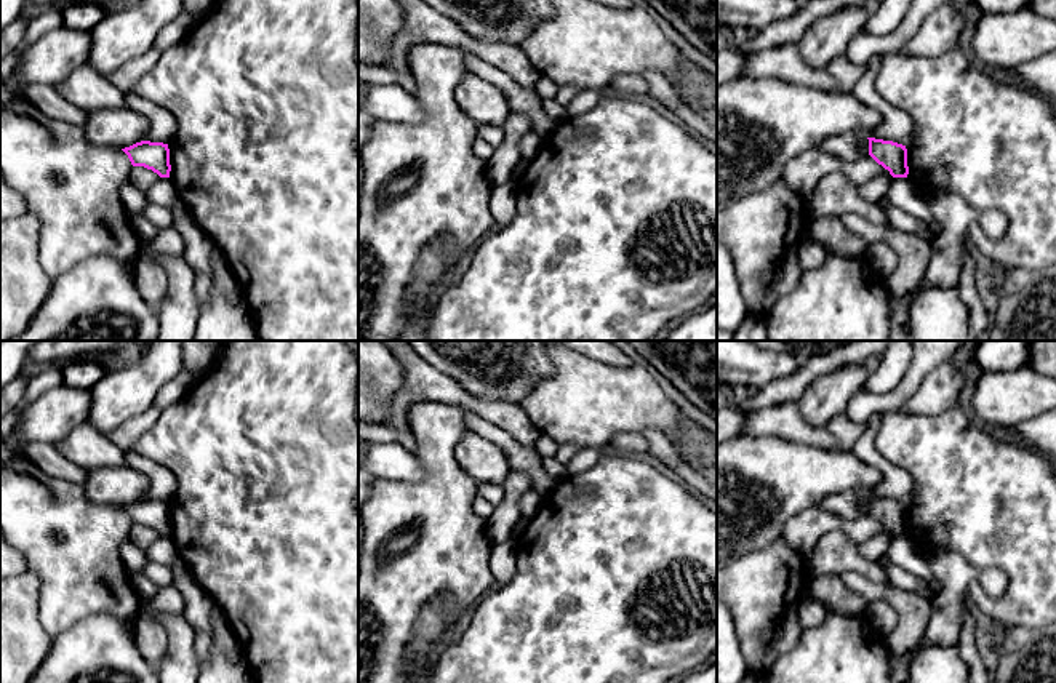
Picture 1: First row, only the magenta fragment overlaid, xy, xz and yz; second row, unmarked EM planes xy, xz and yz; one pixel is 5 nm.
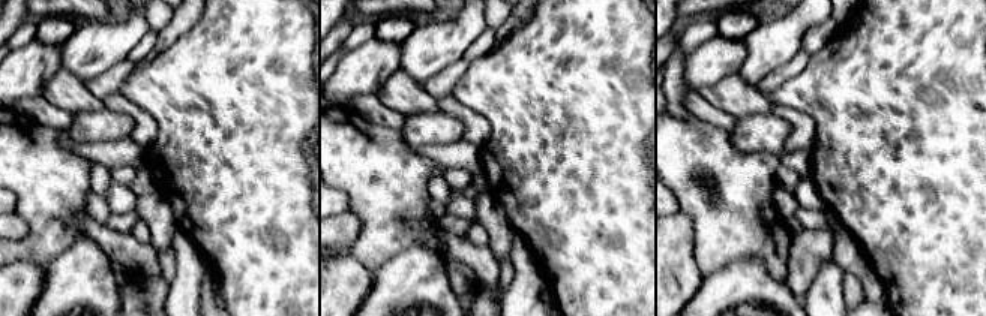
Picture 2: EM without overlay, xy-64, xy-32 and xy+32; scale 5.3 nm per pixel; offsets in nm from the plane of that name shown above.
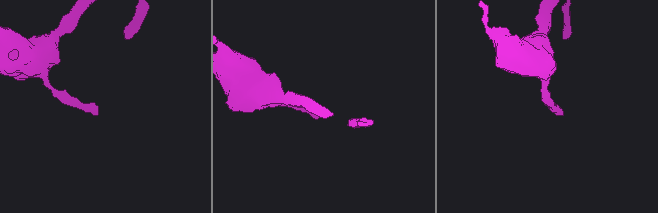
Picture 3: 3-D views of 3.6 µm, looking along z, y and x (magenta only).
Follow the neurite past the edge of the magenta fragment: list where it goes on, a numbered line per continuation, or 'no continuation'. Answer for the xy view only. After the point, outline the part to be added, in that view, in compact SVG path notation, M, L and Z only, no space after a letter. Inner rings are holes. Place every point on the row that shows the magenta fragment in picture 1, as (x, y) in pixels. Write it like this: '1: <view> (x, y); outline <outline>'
no continuation

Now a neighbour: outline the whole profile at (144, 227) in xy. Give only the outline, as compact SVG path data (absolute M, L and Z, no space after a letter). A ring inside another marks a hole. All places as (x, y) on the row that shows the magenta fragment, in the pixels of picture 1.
M131 216L131 226L142 242L152 240L158 229L144 216Z

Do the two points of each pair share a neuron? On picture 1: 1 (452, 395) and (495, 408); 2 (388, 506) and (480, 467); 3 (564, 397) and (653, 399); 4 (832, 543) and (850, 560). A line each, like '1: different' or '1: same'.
1: same
2: different
3: same
4: same

